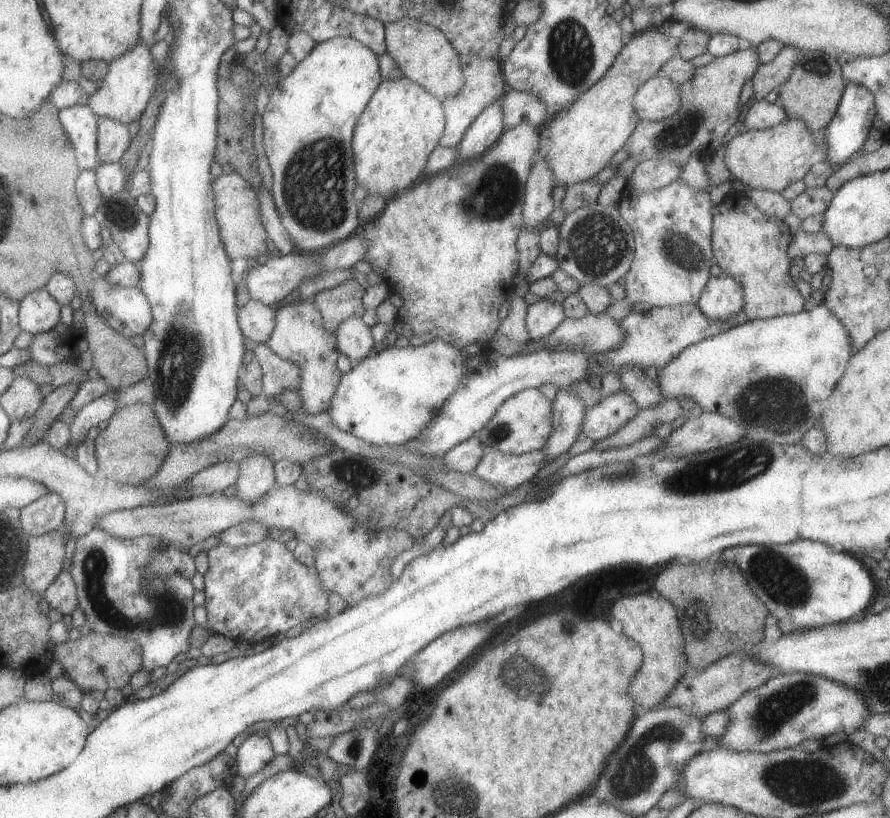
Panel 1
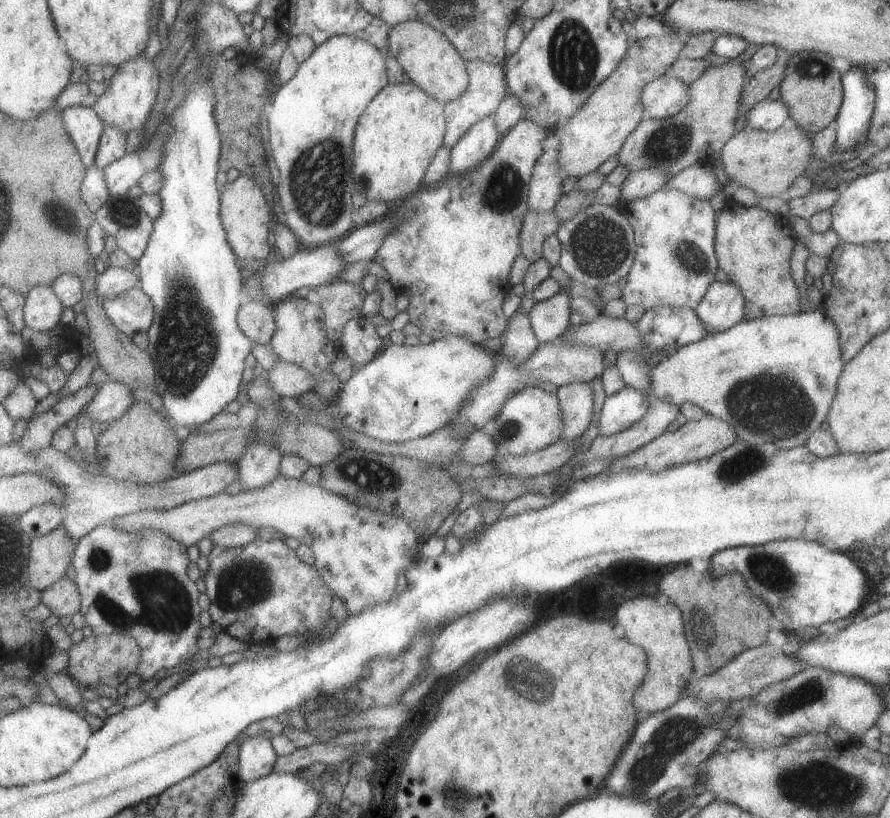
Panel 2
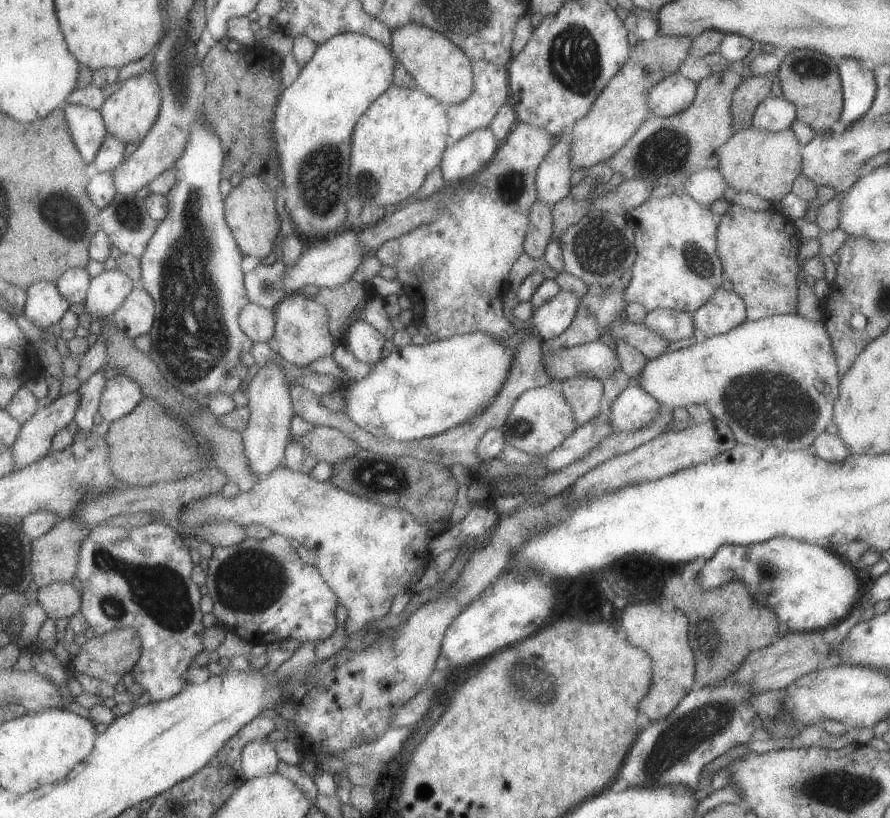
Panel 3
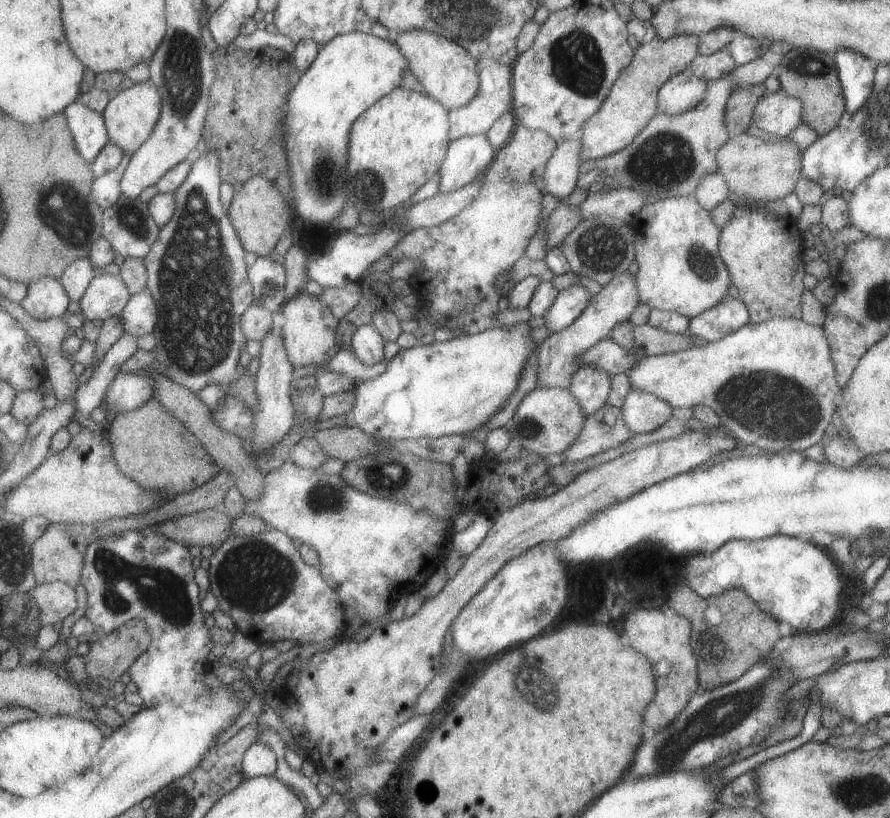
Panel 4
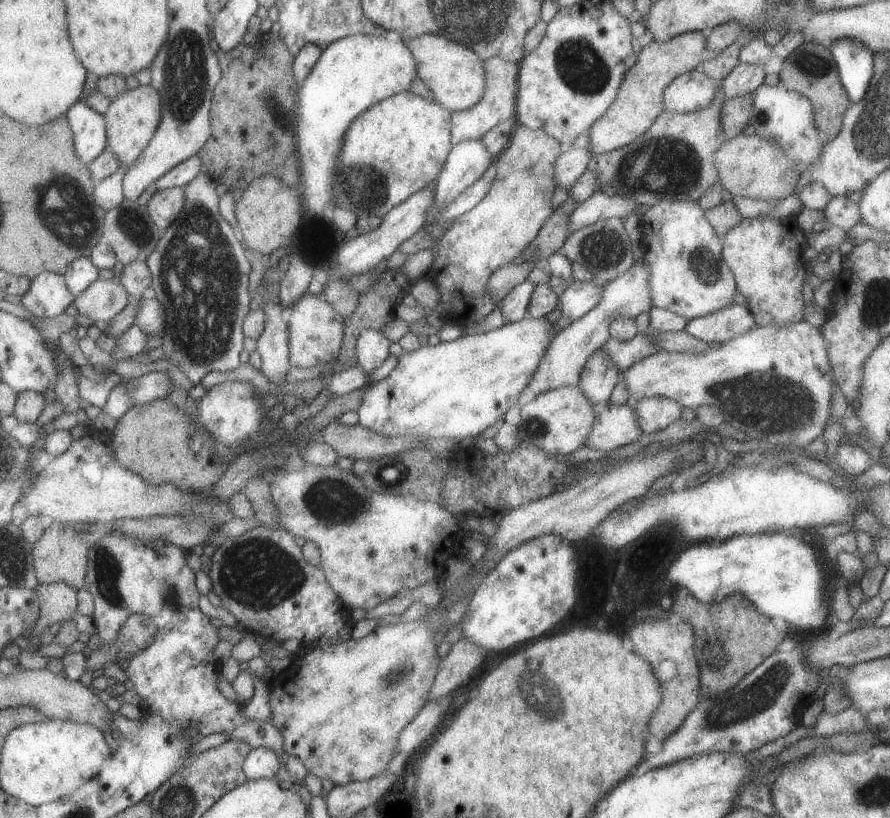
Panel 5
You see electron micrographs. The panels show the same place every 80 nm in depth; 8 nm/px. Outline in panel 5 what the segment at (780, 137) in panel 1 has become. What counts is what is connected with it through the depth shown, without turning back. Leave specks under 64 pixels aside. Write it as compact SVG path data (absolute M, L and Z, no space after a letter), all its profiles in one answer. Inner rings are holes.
M739 133L715 151L714 165L718 182L727 197L744 196L766 202L784 199L793 194L800 172L789 166L792 162L782 151L782 145L768 144L765 139L753 134Z

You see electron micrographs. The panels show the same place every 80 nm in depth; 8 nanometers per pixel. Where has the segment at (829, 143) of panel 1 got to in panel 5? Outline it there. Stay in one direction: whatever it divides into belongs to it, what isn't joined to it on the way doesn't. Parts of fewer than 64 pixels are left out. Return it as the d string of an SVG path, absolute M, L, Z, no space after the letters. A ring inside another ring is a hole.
M847 37L835 39L827 47L837 65L848 99L851 104L857 104L868 89L874 69L874 54L859 41Z

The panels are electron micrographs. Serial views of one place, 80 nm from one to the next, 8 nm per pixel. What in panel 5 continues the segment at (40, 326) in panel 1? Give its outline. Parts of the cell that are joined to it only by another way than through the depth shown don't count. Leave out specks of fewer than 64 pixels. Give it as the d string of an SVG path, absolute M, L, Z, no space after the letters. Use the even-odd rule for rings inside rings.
M41 271L31 279L20 303L33 317L44 319L63 313L73 299L63 275Z

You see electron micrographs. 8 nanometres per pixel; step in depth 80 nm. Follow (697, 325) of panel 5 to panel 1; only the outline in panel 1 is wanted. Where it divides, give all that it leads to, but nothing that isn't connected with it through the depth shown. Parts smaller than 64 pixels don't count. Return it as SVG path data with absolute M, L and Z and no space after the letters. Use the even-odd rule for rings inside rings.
M733 276L710 277L696 306L711 320L733 318L743 309L743 288Z

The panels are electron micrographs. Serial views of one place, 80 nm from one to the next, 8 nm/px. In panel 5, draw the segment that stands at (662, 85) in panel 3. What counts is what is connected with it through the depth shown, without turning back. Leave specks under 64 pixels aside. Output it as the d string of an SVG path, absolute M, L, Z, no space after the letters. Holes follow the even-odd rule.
M699 68L684 72L664 88L664 110L692 113L704 109L710 105L718 86L716 80Z

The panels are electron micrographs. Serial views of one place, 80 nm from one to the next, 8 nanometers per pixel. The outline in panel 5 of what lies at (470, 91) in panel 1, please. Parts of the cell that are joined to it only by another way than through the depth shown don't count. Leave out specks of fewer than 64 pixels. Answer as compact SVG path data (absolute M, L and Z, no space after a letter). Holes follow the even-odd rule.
M491 57L484 61L485 90L483 96L470 109L450 112L450 139L452 144L462 140L480 138L498 122L510 120L515 122L516 86L518 63Z

